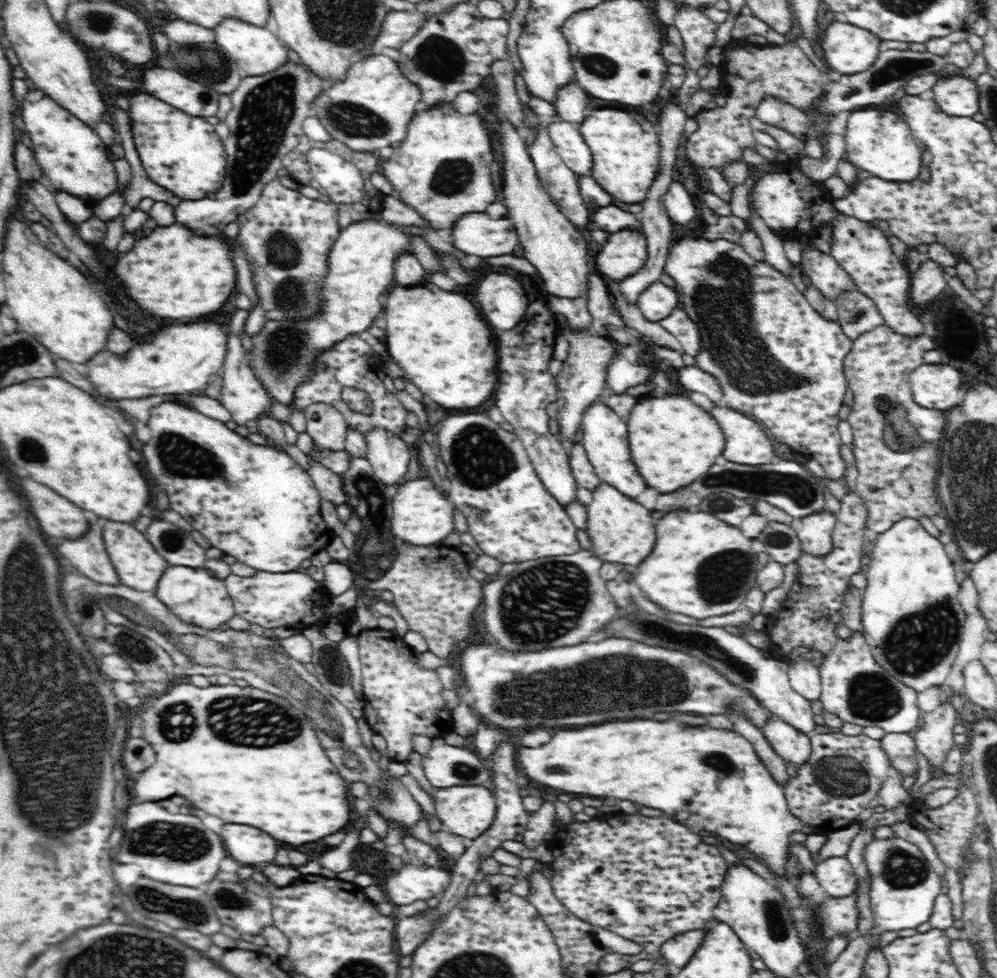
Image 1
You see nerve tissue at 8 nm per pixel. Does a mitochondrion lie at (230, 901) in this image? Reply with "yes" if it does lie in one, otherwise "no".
yes

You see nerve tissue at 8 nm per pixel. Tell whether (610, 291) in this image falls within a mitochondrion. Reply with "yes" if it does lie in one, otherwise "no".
no

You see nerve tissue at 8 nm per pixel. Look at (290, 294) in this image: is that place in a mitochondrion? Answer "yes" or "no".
yes

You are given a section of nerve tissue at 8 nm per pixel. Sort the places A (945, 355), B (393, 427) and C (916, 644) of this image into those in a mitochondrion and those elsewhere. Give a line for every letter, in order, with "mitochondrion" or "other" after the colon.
A: other
B: other
C: mitochondrion

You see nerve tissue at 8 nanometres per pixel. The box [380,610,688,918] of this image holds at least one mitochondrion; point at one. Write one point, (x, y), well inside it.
(462, 772)

